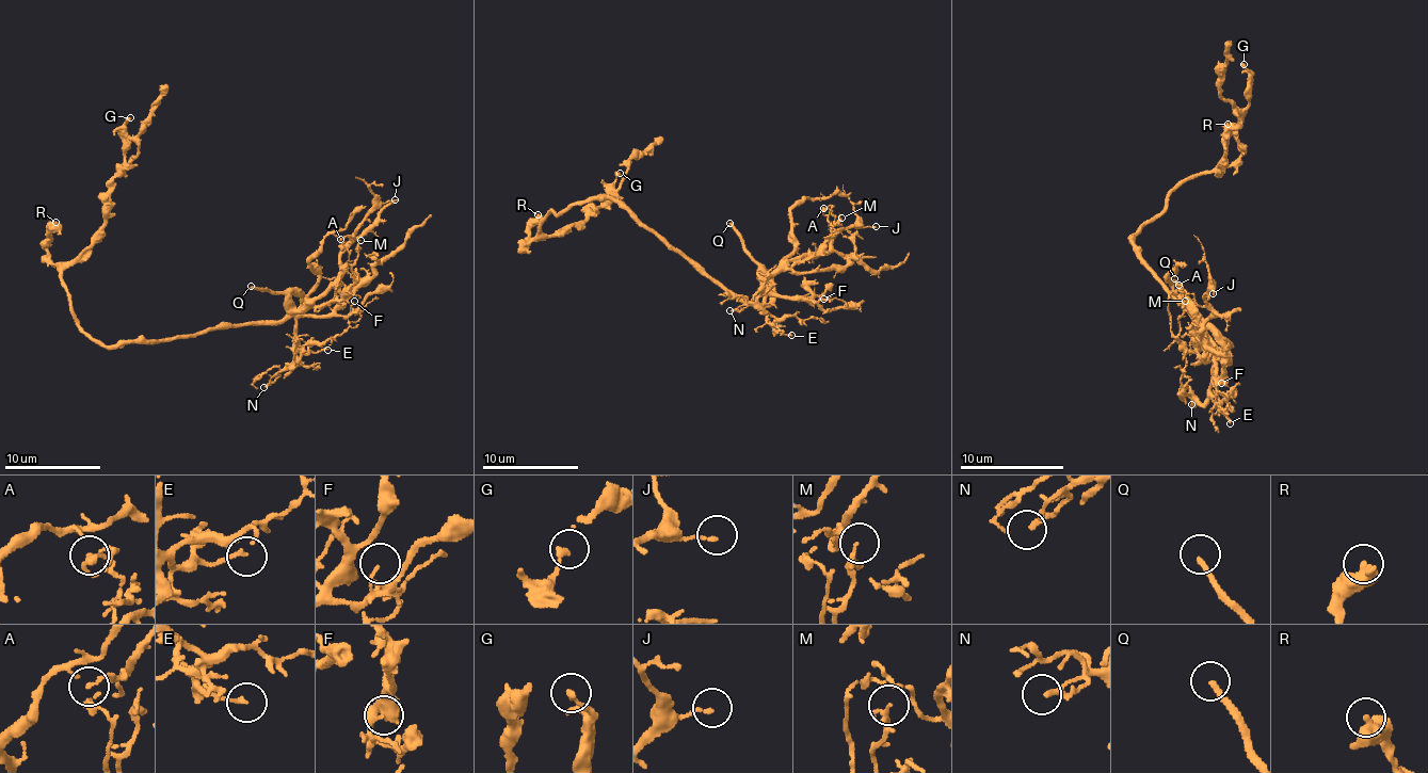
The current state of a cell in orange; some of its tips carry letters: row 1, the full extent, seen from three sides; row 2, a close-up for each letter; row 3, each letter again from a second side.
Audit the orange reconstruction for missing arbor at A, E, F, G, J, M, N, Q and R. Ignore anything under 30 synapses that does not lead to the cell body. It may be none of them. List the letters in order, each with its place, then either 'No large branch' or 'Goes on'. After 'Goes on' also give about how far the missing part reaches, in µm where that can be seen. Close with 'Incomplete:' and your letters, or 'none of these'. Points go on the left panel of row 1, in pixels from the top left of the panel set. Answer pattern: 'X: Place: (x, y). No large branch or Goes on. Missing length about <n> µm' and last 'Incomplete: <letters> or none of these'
A: Place: (340, 239). No large branch
E: Place: (327, 350). No large branch
F: Place: (354, 301). No large branch
G: Place: (130, 117). No large branch
J: Place: (395, 199). No large branch
M: Place: (360, 240). No large branch
N: Place: (263, 387). No large branch
Q: Place: (251, 286). Goes on. Missing length about 90 µm
R: Place: (55, 222). No large branch
Incomplete: Q

